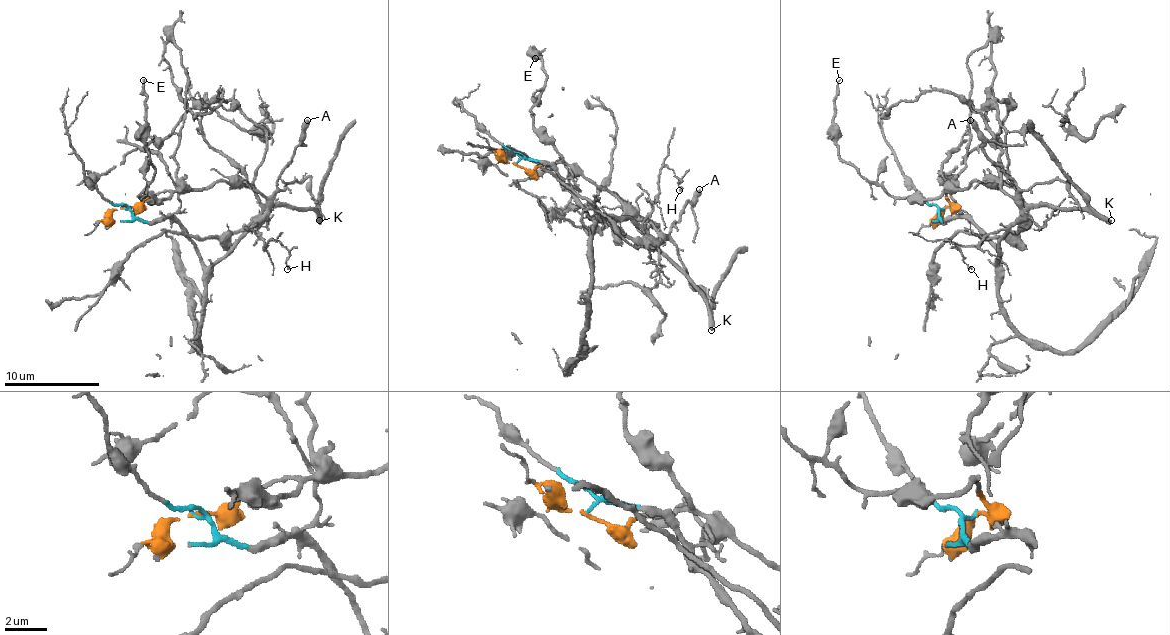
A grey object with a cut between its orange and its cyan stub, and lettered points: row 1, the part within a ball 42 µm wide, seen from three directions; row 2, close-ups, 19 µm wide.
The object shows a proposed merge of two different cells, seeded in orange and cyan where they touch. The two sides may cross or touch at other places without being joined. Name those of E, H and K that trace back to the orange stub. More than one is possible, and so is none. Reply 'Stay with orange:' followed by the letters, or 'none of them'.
Stay with orange: E, K

